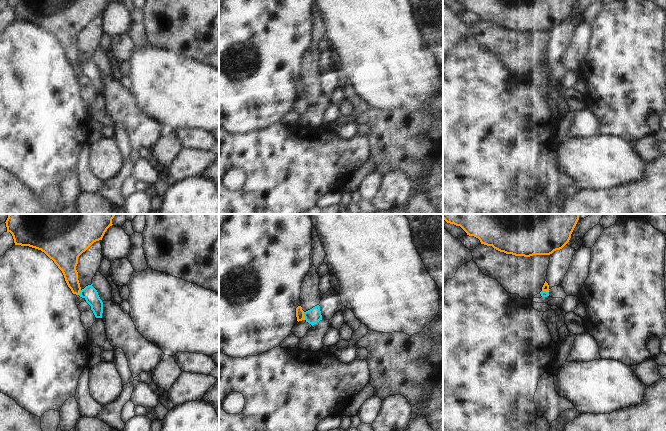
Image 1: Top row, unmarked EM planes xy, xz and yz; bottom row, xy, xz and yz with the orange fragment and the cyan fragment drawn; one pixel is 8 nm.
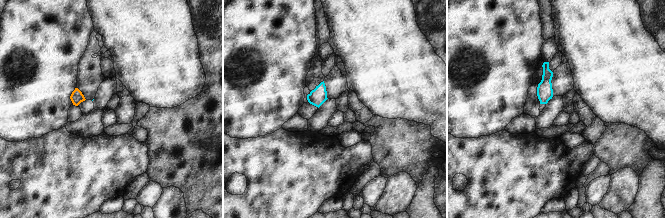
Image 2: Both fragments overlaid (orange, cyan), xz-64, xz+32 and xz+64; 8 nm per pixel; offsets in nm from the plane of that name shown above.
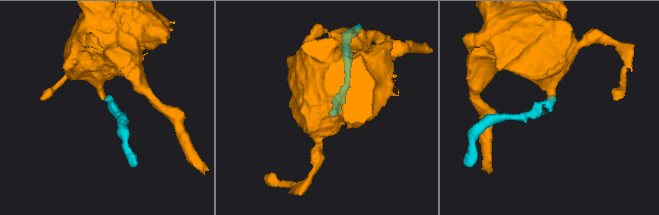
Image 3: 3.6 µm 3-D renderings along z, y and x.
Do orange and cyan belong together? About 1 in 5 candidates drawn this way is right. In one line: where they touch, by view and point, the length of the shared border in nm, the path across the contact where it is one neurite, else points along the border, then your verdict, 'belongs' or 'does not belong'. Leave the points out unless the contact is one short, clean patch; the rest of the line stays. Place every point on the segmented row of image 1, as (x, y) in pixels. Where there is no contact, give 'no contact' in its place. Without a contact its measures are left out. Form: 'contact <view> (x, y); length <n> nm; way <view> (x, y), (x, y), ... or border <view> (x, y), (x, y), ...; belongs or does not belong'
contact xz (303, 316); length 70 nm; border xz (303, 312), (305, 319); does not belong

